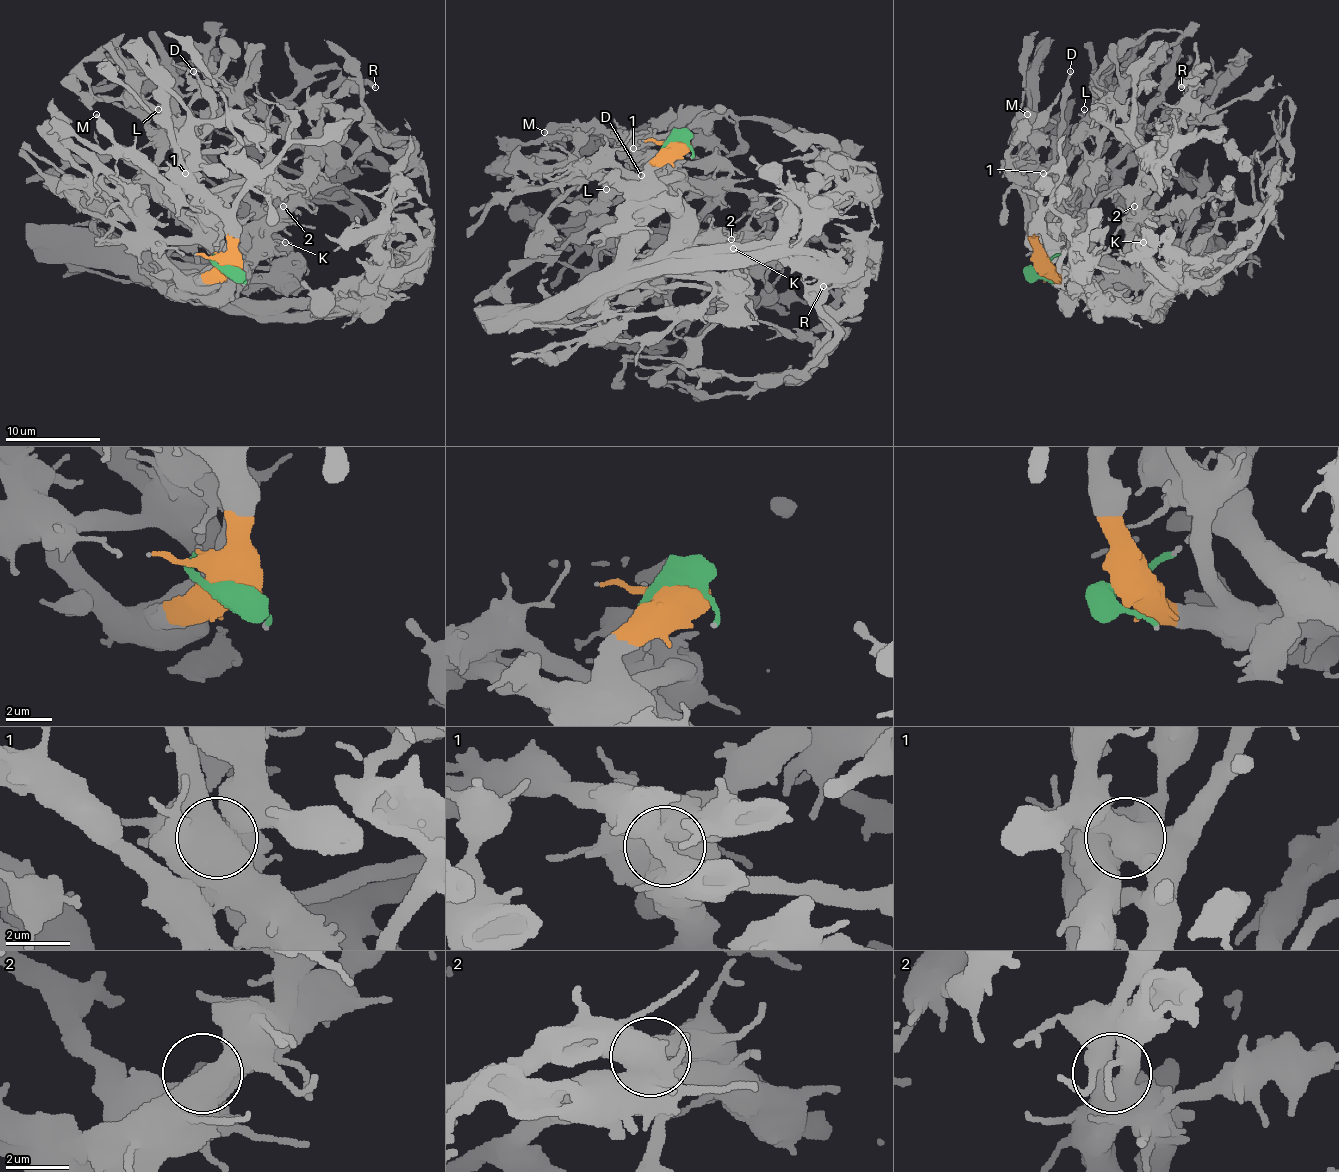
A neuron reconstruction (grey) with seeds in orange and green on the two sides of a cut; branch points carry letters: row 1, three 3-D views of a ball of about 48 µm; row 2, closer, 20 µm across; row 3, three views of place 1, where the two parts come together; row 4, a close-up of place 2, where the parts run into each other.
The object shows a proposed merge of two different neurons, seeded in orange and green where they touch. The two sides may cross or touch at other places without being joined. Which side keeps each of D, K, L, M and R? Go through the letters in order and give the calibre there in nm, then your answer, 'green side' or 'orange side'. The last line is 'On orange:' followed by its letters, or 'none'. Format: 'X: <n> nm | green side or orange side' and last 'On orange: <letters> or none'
D: 220 nm | orange side
K: 150 nm | green side
L: 200 nm | green side
M: 320 nm | green side
R: 360 nm | green side
On orange: D

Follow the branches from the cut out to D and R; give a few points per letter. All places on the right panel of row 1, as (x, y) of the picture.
D: (1036, 268), (1031, 213), (1033, 182), (1048, 168), (1062, 132), (1062, 94), (1069, 70)
R: (1036, 268), (1072, 244), (1098, 247), (1134, 266), (1131, 199), (1141, 161), (1176, 125), (1196, 82), (1181, 87)

